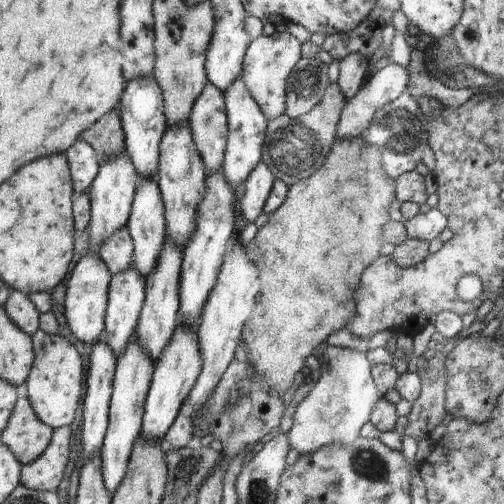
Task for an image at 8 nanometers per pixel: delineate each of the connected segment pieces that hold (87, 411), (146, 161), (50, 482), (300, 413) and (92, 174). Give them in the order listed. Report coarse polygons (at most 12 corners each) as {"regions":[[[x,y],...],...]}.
{"regions":[[[91,346],[82,462],[100,453],[110,423],[118,359]],[[153,76],[134,78],[120,98],[125,152],[155,177],[167,130]],[[70,427],[54,428],[35,463],[22,468],[20,485],[58,490],[69,464]],[[326,346],[286,434],[300,456],[351,444],[378,406],[366,354]],[[88,142],[66,152],[75,192],[90,188],[100,159]]]}

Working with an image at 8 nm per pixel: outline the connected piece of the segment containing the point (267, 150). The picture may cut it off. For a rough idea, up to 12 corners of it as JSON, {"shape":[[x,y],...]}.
{"shape":[[339,85],[301,120],[268,124],[264,164],[292,186],[323,167],[346,107]]}

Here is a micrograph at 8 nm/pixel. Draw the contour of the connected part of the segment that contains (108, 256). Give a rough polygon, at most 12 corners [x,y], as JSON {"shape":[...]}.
{"shape":[[120,228],[99,257],[112,276],[134,264],[134,242],[128,228]]}

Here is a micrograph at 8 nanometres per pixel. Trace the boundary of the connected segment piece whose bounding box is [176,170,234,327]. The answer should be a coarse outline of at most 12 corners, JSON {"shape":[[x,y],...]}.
{"shape":[[208,176],[180,268],[180,326],[195,326],[234,232],[234,192]]}

